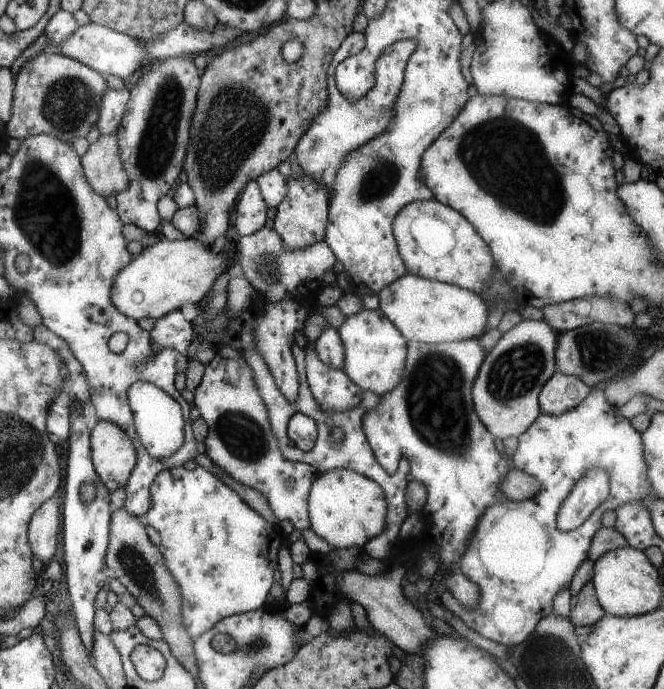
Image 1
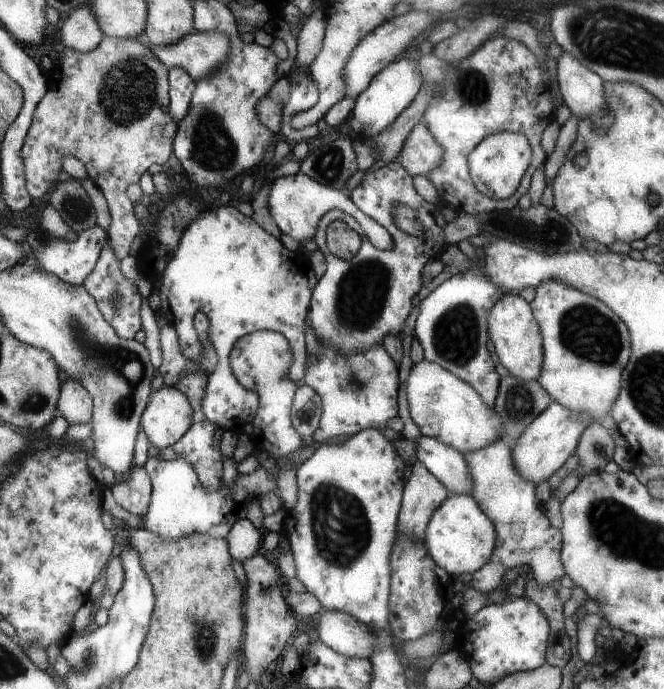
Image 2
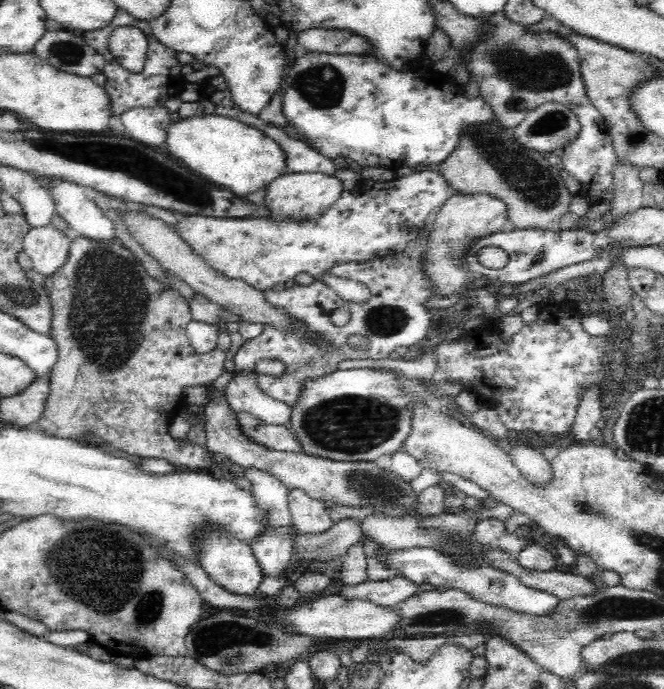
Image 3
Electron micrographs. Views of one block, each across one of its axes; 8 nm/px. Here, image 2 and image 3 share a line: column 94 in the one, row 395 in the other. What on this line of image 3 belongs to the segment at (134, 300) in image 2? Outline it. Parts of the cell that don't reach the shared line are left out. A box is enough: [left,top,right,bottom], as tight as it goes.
[236,250,438,406]

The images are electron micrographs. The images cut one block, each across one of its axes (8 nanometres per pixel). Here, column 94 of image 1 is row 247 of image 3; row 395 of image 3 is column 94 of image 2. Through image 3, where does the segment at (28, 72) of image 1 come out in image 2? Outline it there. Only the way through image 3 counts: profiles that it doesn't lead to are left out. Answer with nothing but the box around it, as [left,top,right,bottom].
[21,38,181,260]

